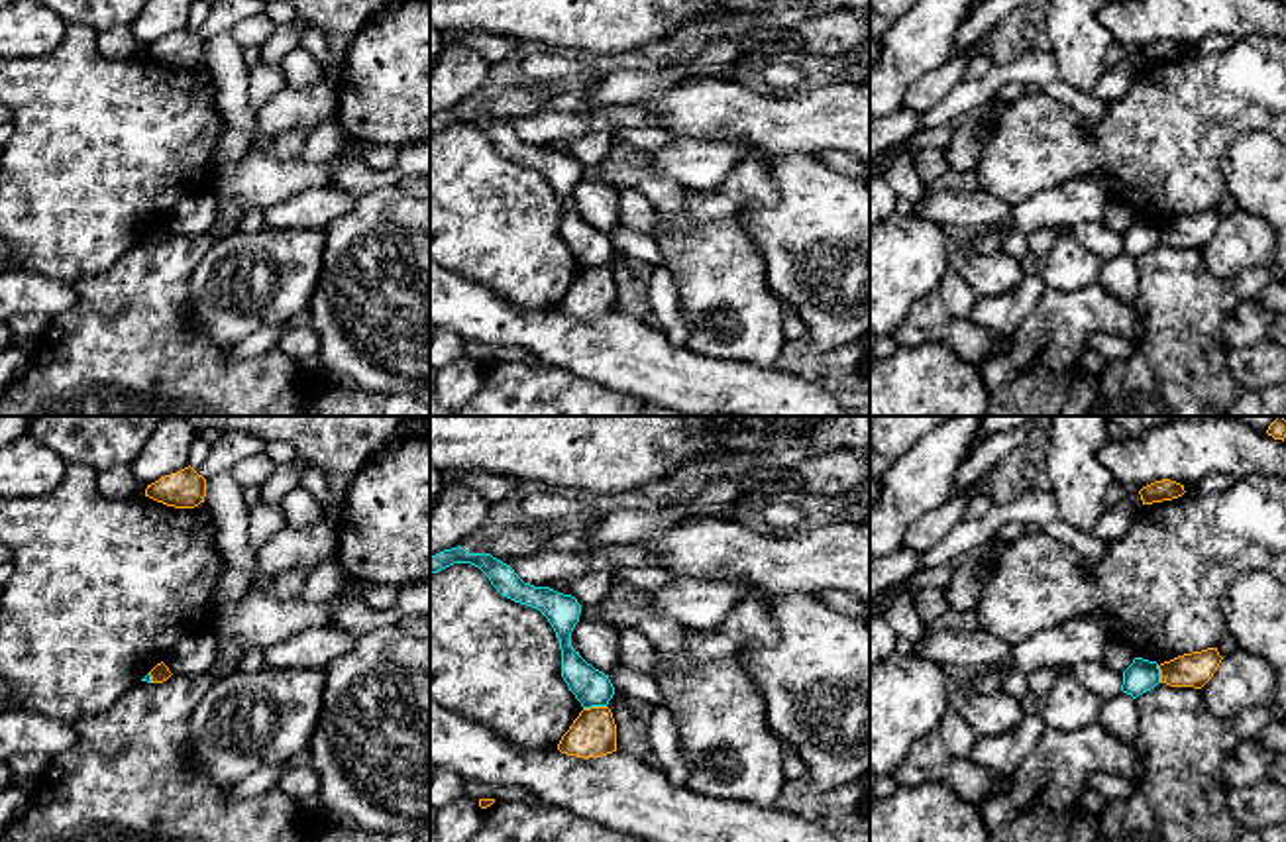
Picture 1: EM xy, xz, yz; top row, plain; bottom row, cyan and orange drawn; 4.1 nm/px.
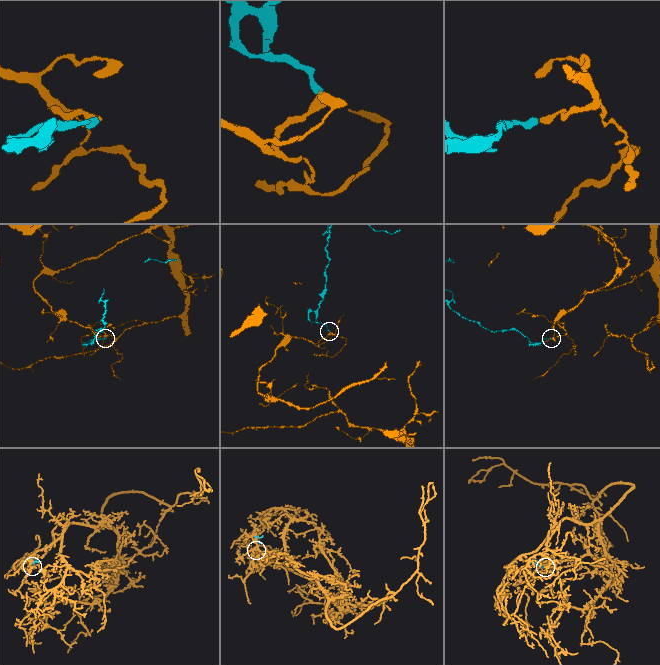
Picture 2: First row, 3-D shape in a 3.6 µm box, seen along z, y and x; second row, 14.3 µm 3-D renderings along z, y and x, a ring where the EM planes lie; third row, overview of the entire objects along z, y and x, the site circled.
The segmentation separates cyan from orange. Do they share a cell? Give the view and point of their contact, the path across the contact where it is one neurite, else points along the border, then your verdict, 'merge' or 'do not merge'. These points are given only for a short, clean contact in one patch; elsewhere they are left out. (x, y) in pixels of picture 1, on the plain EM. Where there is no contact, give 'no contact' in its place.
xz (593, 265) | along xz (605, 265), (584, 269) | do not merge

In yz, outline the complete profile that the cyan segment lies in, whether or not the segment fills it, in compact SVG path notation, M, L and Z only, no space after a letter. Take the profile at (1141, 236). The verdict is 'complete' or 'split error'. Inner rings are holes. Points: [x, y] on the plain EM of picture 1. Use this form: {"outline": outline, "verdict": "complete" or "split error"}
{"outline": "M1135 218L1123 232L1121 251L1137 259L1160 243L1160 230L1156 222Z", "verdict": "complete"}

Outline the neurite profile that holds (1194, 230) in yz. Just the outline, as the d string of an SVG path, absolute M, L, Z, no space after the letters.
M1217 208L1178 216L1158 226L1160 243L1202 249L1221 224Z

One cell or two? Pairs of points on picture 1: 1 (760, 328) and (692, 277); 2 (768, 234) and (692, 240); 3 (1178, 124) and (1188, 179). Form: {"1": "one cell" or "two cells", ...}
{"1": "one cell", "2": "two cells", "3": "one cell"}

